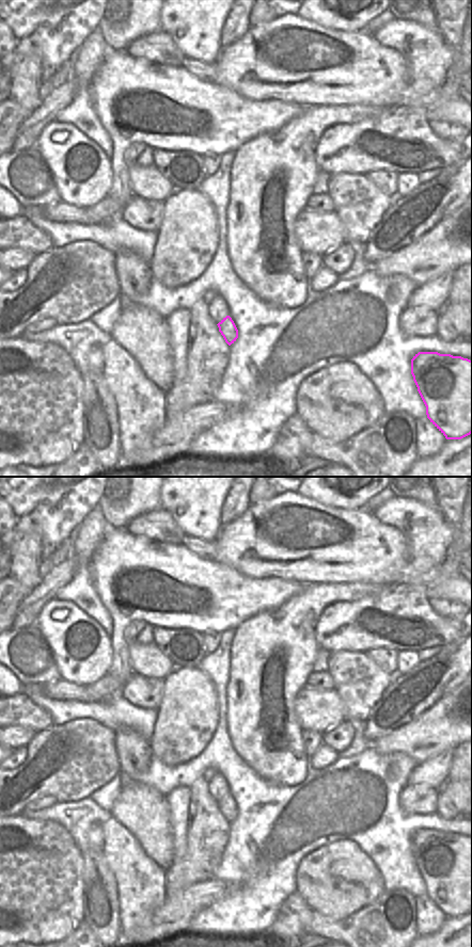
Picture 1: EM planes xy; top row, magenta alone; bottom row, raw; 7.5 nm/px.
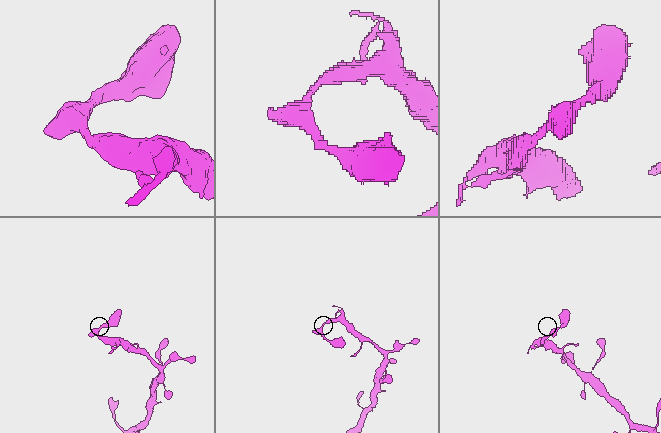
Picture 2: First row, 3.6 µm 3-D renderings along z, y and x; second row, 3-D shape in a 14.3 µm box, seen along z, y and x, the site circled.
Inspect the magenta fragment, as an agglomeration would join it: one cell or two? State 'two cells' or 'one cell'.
one cell

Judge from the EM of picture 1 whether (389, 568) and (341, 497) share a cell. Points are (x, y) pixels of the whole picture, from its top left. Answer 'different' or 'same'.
different

